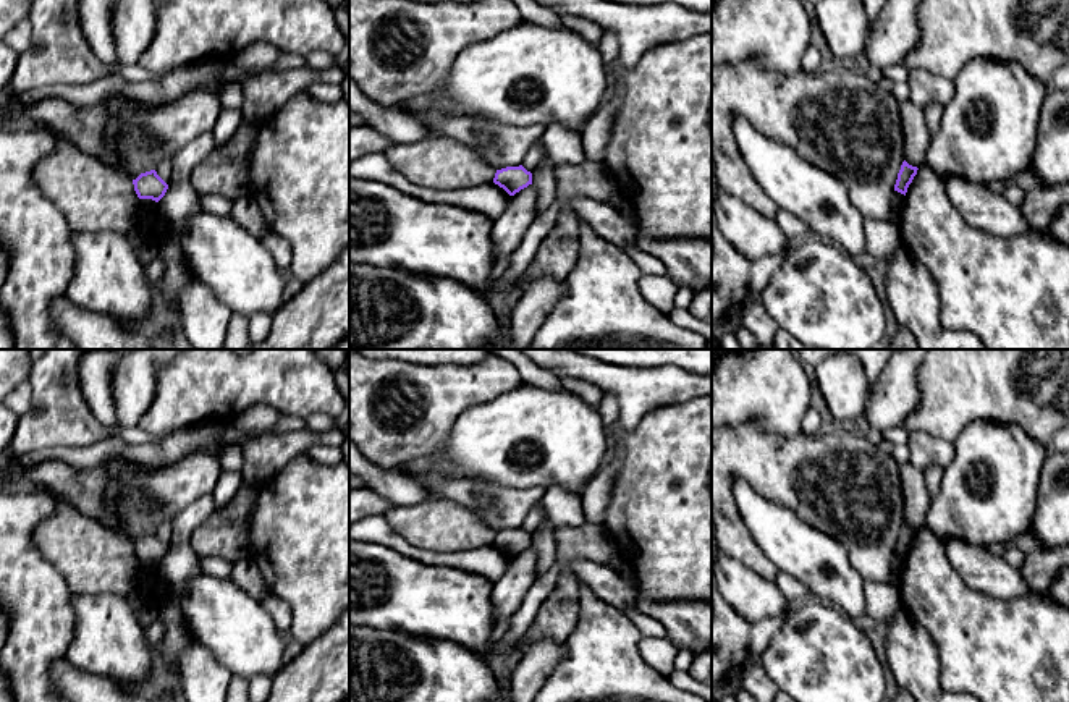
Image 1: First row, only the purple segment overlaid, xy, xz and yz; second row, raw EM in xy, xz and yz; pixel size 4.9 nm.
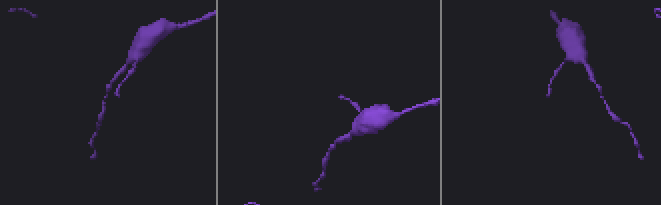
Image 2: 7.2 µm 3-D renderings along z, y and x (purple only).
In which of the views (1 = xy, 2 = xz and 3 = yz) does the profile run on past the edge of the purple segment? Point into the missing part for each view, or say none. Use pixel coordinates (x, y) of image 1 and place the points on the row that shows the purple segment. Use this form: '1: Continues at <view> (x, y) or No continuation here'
1: No continuation here
2: No continuation here
3: No continuation here

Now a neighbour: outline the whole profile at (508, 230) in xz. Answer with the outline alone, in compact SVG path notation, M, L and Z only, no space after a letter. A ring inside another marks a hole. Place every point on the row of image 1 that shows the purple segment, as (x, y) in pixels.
M534 184L511 196L508 209L493 222L495 257L511 256L534 223L537 192Z

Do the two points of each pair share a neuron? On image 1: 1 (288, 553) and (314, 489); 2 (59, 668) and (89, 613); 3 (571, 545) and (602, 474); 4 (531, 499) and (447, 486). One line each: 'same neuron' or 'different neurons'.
1: same neuron
2: different neurons
3: different neurons
4: same neuron

